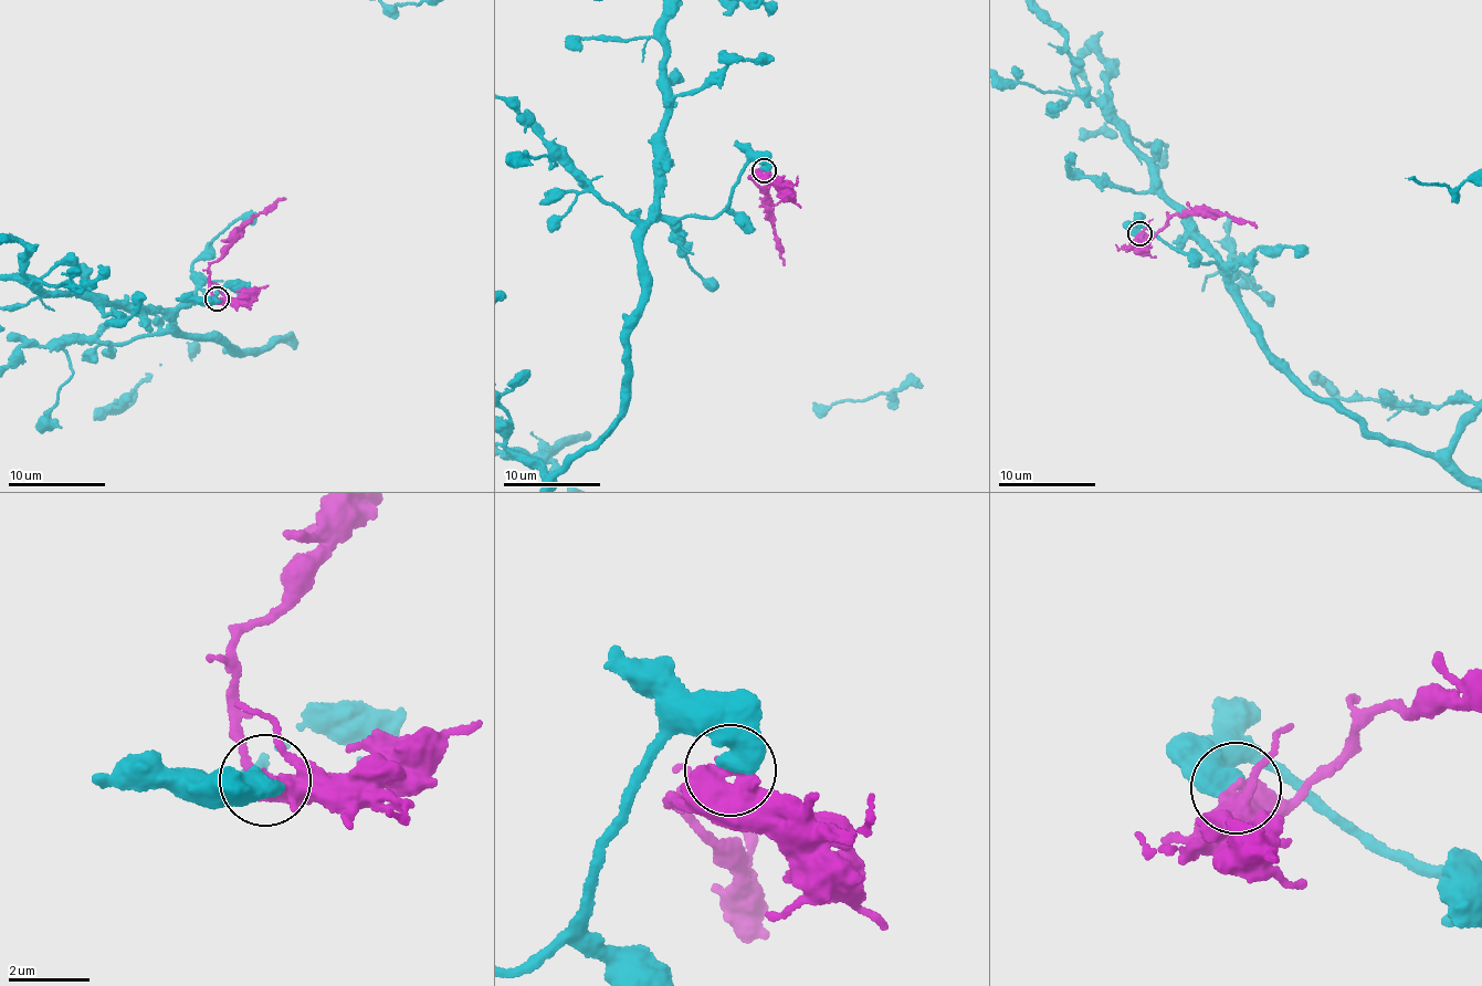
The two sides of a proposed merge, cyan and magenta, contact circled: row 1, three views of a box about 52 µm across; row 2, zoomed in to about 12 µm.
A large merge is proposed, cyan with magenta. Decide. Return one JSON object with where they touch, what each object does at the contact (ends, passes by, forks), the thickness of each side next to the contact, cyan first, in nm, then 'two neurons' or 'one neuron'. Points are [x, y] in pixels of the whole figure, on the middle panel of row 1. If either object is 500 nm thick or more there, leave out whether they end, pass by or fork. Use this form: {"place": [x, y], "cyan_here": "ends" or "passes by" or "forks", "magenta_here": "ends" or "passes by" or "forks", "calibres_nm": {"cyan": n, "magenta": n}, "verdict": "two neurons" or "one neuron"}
{"place": [764, 170], "calibres_nm": {"cyan": 600, "magenta": 480}, "verdict": "two neurons"}

